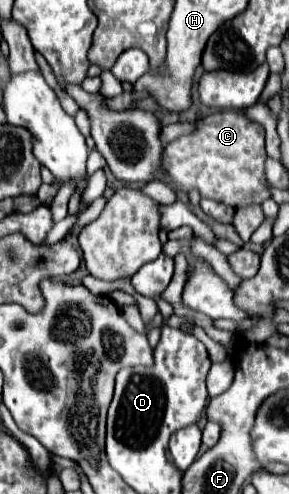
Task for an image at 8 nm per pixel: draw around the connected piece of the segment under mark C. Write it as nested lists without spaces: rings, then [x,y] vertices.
[[[218,111],[204,119],[194,121],[194,131],[170,141],[162,153],[162,177],[158,181],[166,183],[174,193],[190,193],[198,189],[200,197],[212,199],[230,207],[242,207],[244,203],[262,205],[266,199],[272,199],[272,185],[266,179],[264,171],[266,163],[266,149],[264,149],[264,127],[256,121],[250,121],[244,113],[234,111]]]

